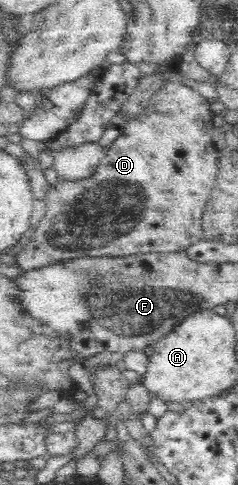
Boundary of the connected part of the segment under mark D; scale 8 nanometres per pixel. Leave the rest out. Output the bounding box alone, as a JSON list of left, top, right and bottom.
[16,78,219,270]

